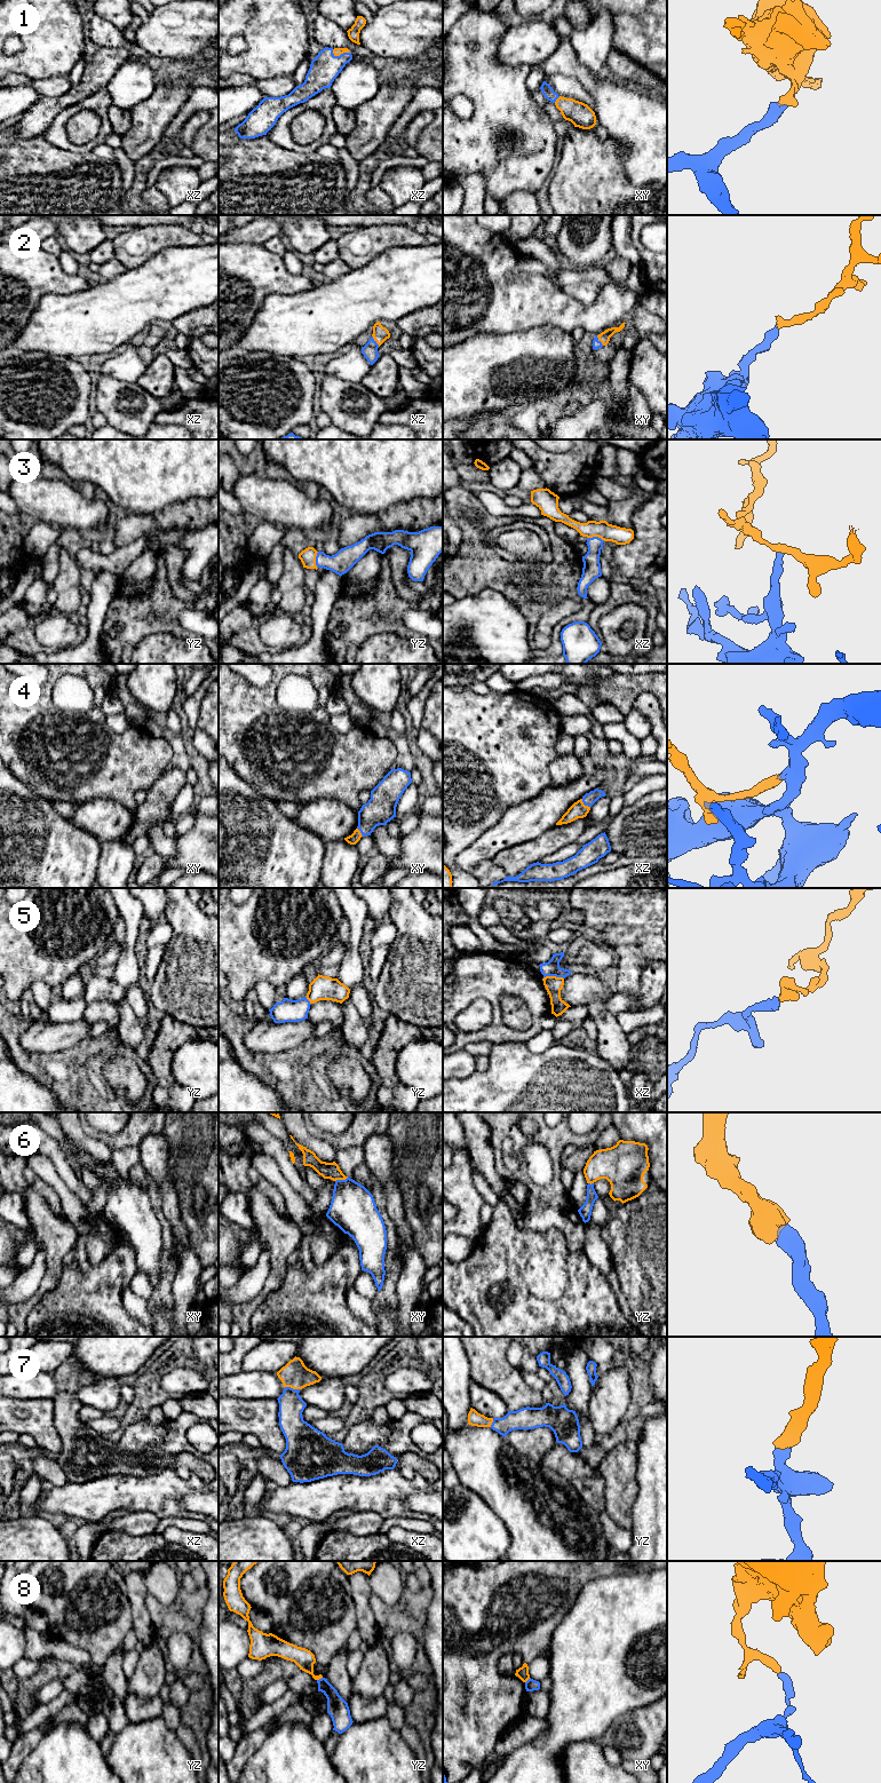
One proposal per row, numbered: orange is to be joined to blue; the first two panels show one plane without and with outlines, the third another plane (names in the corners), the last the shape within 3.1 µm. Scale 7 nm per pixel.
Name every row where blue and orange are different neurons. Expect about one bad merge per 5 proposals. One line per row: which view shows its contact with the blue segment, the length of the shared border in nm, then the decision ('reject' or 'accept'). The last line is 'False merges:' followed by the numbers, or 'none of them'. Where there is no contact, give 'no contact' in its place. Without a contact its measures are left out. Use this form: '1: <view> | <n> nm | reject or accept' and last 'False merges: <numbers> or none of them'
1: xz | 130 nm | accept
2: xz | 90 nm | accept
3: xz | 130 nm | accept
4: xz | 90 nm | accept
5: xz | 140 nm | reject
6: xy | 100 nm | accept
7: xz | 110 nm | accept
8: yz | 50 nm | reject
False merges: 5, 8

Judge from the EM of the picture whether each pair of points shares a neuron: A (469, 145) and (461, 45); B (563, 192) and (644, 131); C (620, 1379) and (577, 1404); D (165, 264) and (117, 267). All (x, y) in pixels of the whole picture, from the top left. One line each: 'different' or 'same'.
A: same
B: different
C: different
D: different

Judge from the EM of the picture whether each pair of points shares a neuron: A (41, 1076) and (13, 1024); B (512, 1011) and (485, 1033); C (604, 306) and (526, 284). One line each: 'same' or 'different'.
A: same
B: different
C: same

